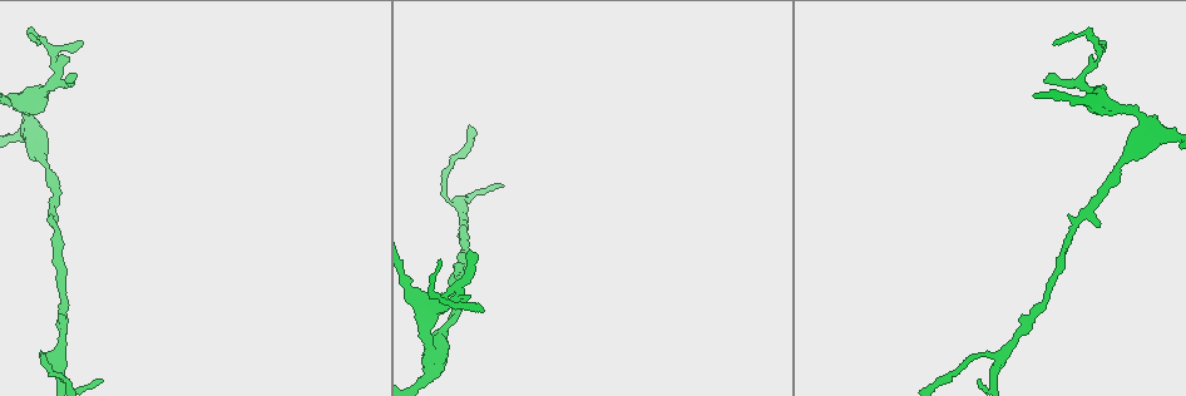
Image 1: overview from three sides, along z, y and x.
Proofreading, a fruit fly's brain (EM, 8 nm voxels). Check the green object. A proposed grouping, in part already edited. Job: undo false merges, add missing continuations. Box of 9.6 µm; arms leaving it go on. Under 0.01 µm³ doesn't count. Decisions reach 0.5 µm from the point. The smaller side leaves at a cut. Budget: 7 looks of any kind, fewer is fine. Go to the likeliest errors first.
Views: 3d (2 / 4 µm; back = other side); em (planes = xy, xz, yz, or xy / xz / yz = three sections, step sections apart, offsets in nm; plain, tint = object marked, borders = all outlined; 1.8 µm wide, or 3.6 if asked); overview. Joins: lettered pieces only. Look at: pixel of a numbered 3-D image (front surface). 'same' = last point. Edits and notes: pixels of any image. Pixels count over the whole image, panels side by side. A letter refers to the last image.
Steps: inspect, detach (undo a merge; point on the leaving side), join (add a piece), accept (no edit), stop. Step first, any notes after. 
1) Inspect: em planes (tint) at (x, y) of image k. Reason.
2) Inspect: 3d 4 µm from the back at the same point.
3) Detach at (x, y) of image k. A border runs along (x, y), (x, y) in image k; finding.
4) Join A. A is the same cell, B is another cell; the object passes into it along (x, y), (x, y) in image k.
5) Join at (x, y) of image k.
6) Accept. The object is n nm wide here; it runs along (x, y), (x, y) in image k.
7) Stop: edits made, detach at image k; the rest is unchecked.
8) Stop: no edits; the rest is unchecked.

Inspect: em xy step 16 (borders) at (998, 360) of image 1. Abrupt turn.

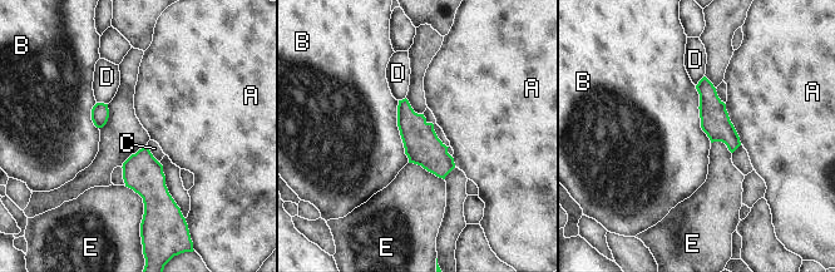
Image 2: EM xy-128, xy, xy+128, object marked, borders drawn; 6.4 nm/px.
Accept. A, B, C, D and E are other cells; one cell here.

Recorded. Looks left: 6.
Inspect: em planes (borders) at (81, 42) of image 1.

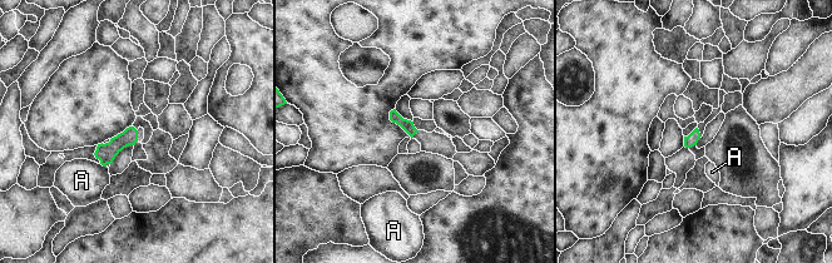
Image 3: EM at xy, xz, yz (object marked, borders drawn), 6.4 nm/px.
Accept. A is another cell; a border runs along (100, 163), (105, 167) in image 3; no lettered piece goes on from it.

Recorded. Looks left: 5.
Inspect: em planes (plain) at (1100, 225) of image 1. An open end.

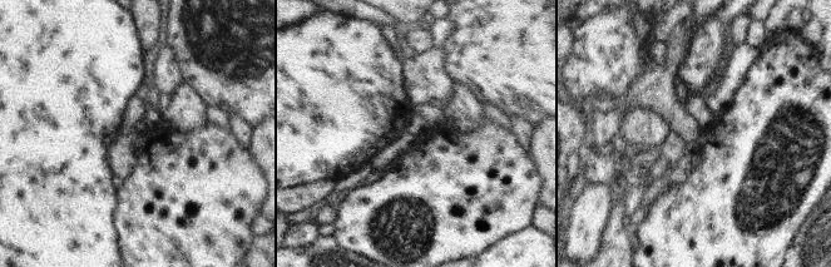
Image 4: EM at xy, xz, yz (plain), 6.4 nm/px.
Inspect: em planes (borders) at the same point. What lies round it.

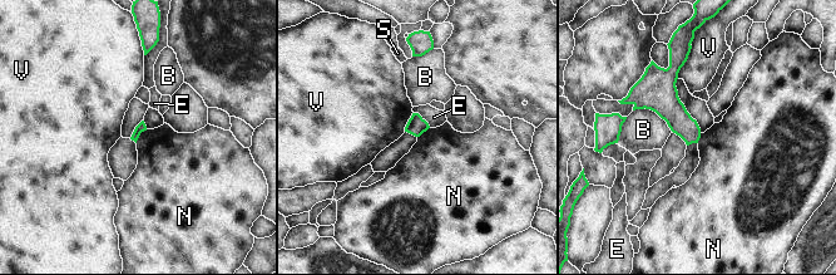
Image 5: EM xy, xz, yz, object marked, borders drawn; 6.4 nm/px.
Accept. The longest contact is with B, 300 nm; B, E, N, S and V are other cells; none of them fits.

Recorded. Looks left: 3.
Stop: no edits; the rest is unchecked.

